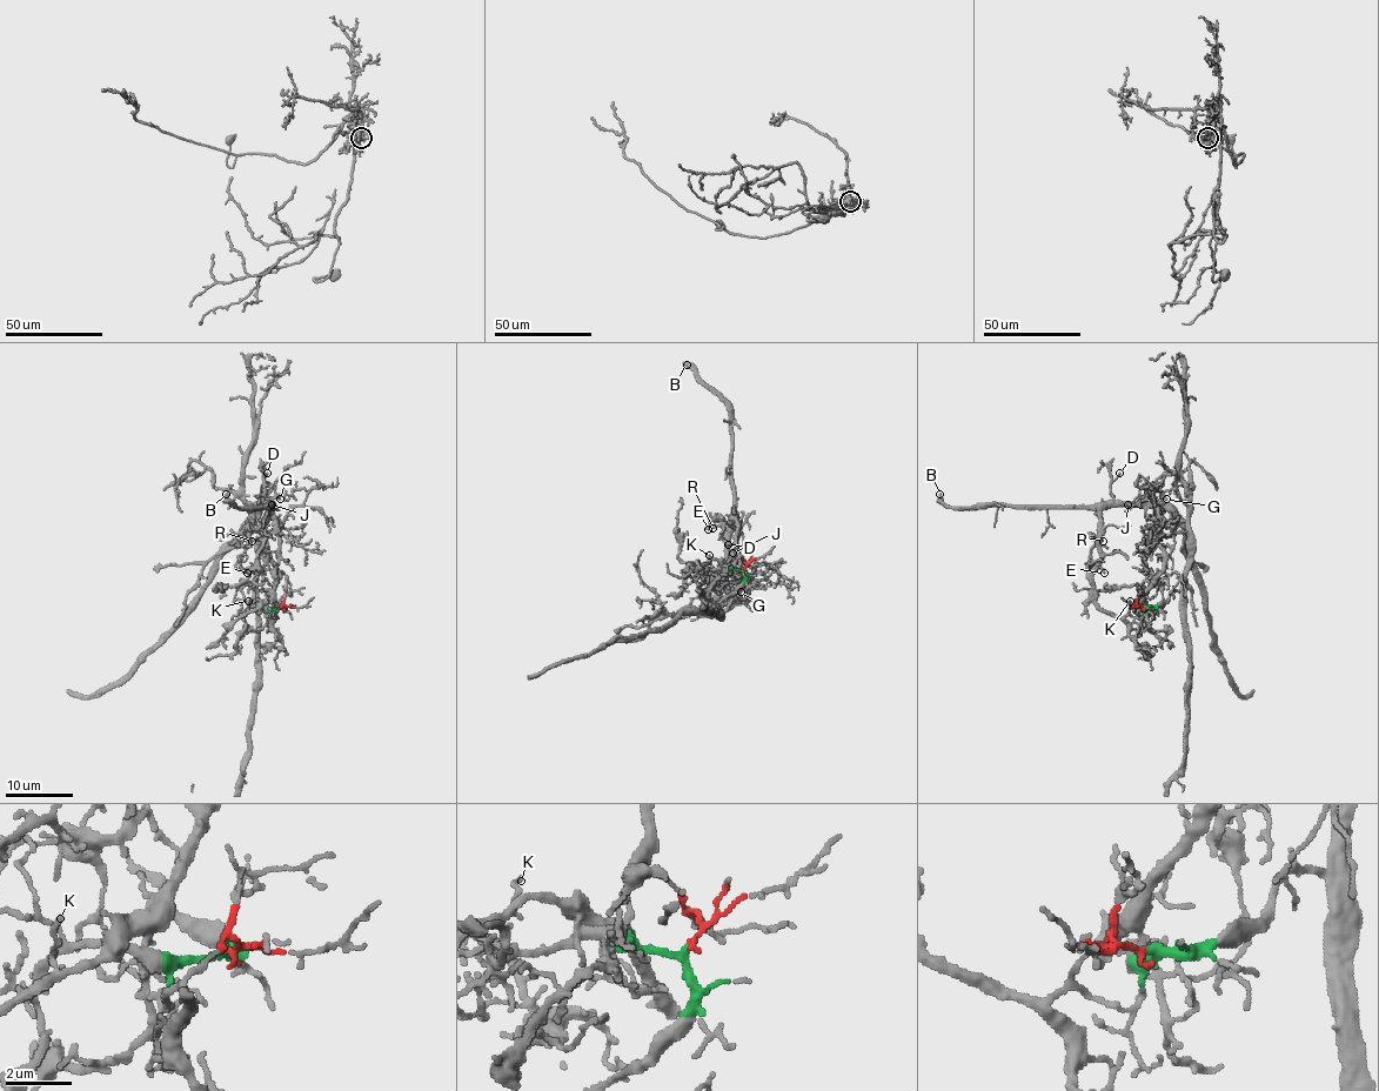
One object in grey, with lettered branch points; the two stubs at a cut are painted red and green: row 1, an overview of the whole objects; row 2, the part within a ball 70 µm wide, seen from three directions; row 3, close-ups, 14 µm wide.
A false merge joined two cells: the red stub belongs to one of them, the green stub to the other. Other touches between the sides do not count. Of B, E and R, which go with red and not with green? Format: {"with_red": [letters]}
{"with_red": ["B", "E", "R"]}

